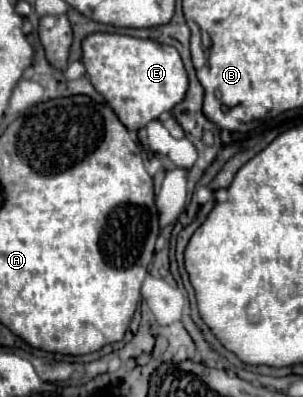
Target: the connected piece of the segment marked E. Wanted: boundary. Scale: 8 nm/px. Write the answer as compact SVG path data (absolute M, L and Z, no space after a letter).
M93 33L83 41L81 61L85 63L87 77L95 89L107 99L109 107L131 133L179 105L189 87L187 71L177 49L151 39L117 33Z

